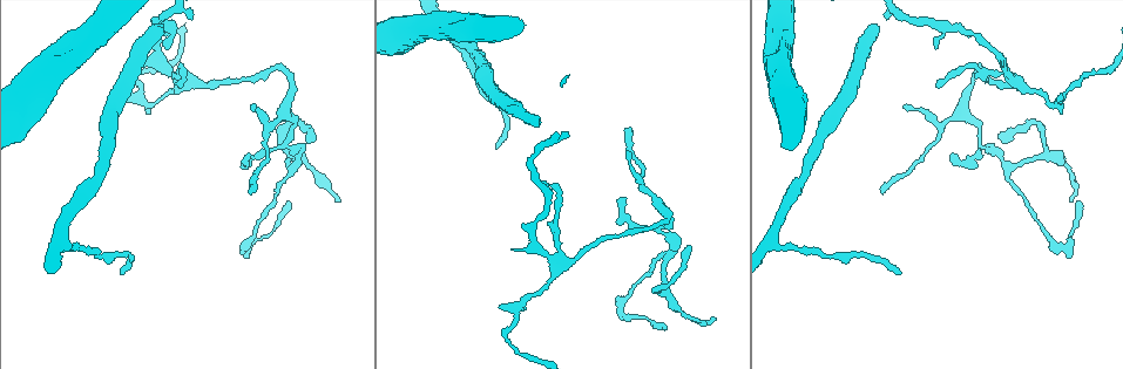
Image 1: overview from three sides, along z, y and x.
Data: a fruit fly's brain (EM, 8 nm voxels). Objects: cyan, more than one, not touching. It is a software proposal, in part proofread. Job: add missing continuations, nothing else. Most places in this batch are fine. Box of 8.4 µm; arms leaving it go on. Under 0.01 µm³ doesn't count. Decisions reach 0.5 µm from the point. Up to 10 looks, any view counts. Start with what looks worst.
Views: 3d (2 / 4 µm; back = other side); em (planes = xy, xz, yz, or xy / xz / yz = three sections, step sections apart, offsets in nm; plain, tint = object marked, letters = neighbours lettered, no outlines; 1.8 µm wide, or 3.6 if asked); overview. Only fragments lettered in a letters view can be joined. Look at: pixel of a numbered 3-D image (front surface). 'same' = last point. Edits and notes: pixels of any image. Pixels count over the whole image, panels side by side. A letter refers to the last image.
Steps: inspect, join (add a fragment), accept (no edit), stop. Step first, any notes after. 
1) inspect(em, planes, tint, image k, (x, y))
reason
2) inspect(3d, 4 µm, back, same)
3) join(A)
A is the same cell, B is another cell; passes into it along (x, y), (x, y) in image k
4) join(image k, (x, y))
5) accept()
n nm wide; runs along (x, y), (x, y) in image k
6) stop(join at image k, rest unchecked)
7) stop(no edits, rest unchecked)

inspect(em, planes, letters, image 1, (900, 271))

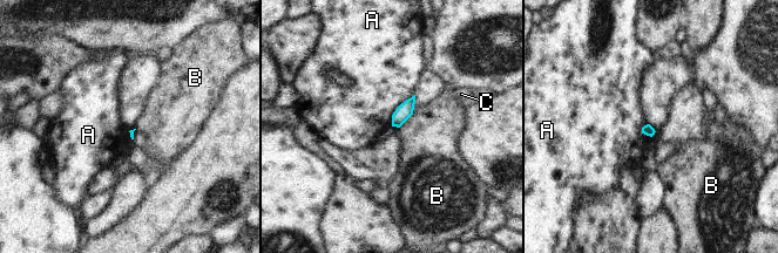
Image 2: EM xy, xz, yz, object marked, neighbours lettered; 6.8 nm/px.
accept()
A, B and C are other cells; border along (414, 94), (396, 109), (391, 125) in image 2; no lettered fragment goes on from it

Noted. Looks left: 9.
inspect(em, planes, letters, image 1, (1060, 98))
branch stops here

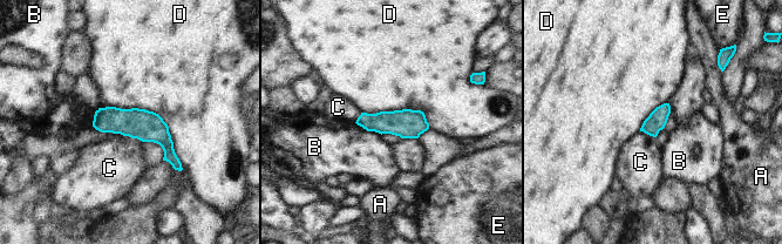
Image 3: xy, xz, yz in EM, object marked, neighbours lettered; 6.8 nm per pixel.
accept()
D touches over 700 nm; A, B, C, D and E are other cells; runs along (97, 114), (148, 126), (178, 167) in image 3; none of them fits

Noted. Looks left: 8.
inspect(em, 3.6 µm, xy, step 4, tint, image 1, (339, 199))
an open end

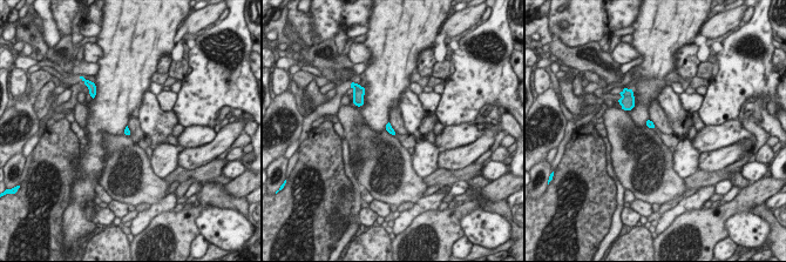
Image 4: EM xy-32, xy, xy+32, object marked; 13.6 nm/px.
inspect(em, 3.6 µm, planes, letters, same)
cut it another way

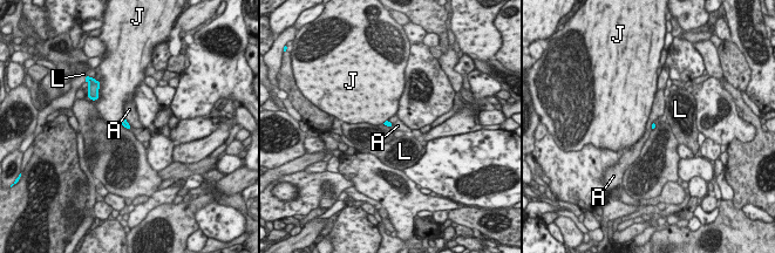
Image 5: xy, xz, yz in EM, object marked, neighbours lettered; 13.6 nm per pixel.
accept()
60 nm wide; A, J and L are other cells; border along (123, 116), (130, 128) in image 5; none of them fits

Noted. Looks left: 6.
inspect(em, planes, letters, image 1, (181, 87))
free end

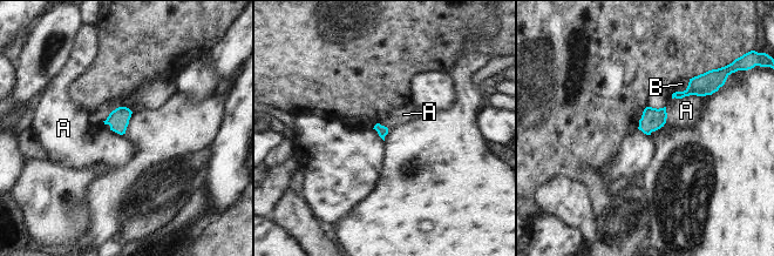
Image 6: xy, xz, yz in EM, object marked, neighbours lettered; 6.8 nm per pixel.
accept()
A and B are other cells; border along (708, 94), (685, 95), (672, 99) in image 6; no lettered fragment goes on from it

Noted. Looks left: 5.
stop(no edits, rest unchecked)

